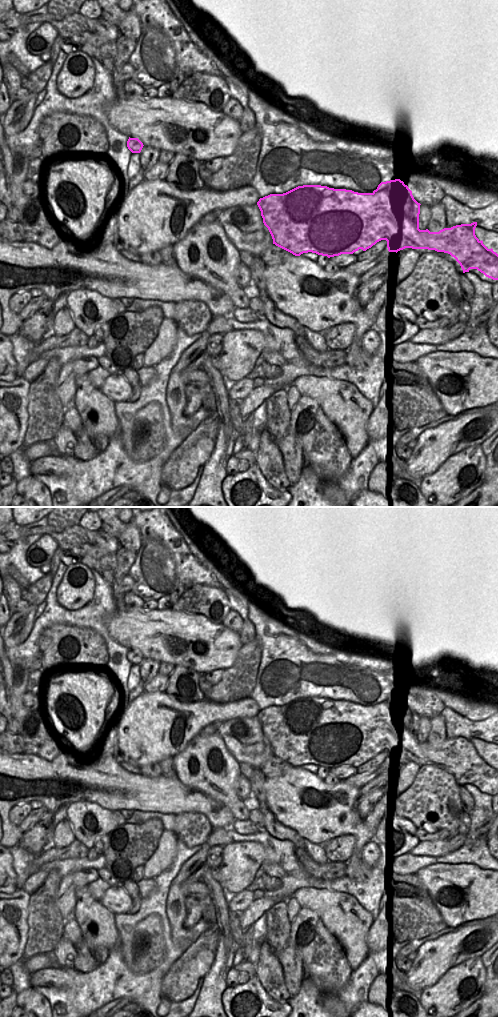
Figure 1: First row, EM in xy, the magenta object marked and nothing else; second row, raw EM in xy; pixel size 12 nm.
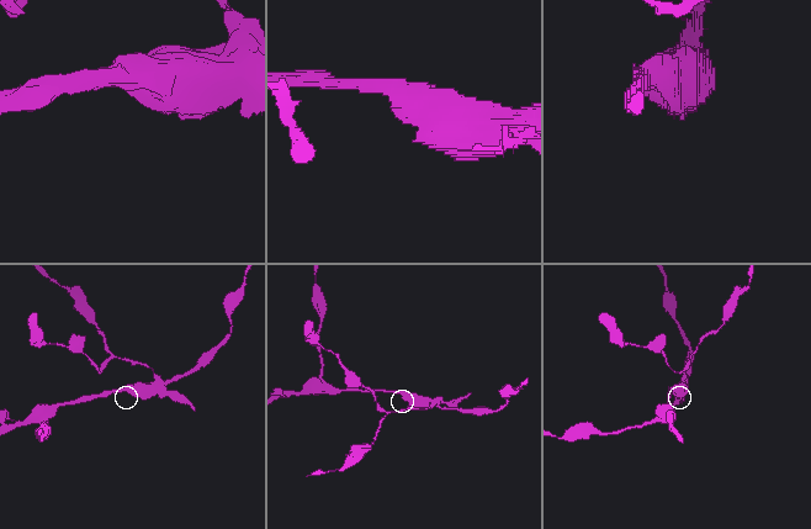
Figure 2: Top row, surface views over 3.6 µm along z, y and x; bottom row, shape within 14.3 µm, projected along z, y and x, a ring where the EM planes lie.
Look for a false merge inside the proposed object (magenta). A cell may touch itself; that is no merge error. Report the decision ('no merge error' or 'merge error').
merge error

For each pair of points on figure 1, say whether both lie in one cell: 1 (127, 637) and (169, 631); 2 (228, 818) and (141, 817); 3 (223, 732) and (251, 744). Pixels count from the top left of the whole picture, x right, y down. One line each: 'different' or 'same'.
1: same
2: different
3: same

